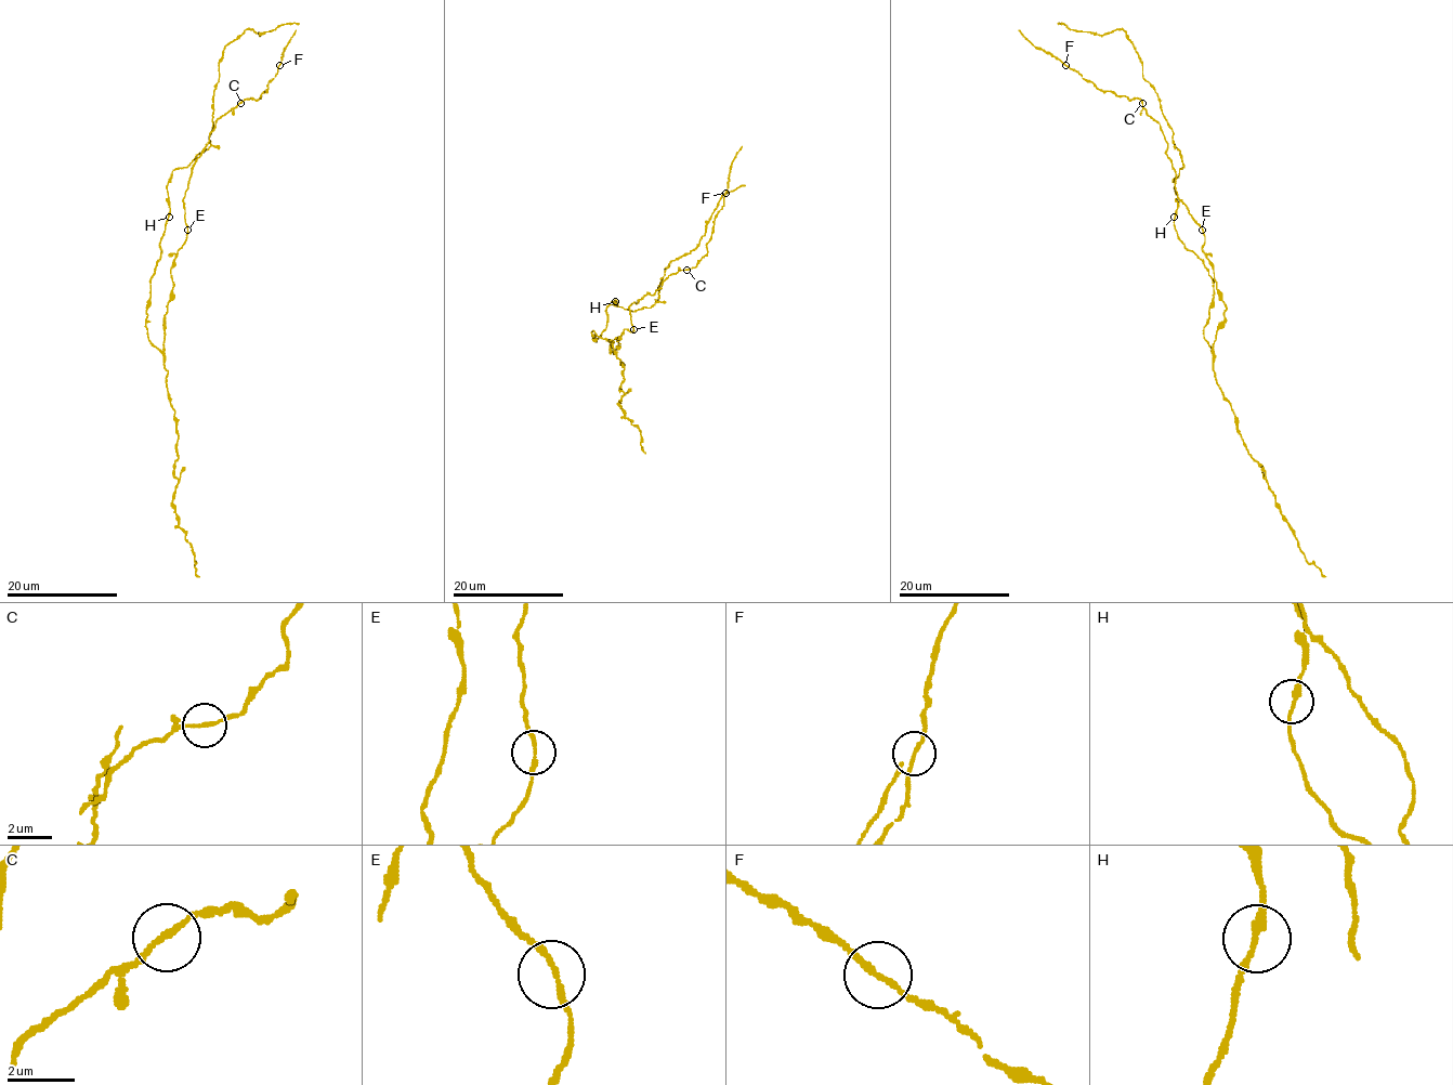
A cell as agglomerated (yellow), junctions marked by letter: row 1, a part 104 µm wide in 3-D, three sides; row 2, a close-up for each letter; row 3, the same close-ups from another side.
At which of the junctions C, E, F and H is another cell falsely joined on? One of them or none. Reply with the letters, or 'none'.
none

